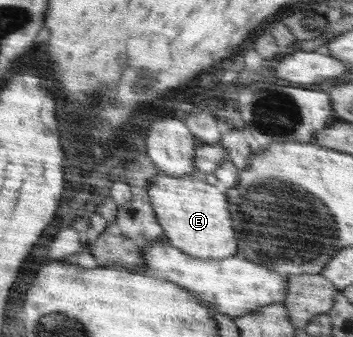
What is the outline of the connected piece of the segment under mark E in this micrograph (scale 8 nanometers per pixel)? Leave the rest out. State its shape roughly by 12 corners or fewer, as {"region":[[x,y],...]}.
{"region":[[160,173],[146,192],[169,244],[237,254],[222,187]]}

